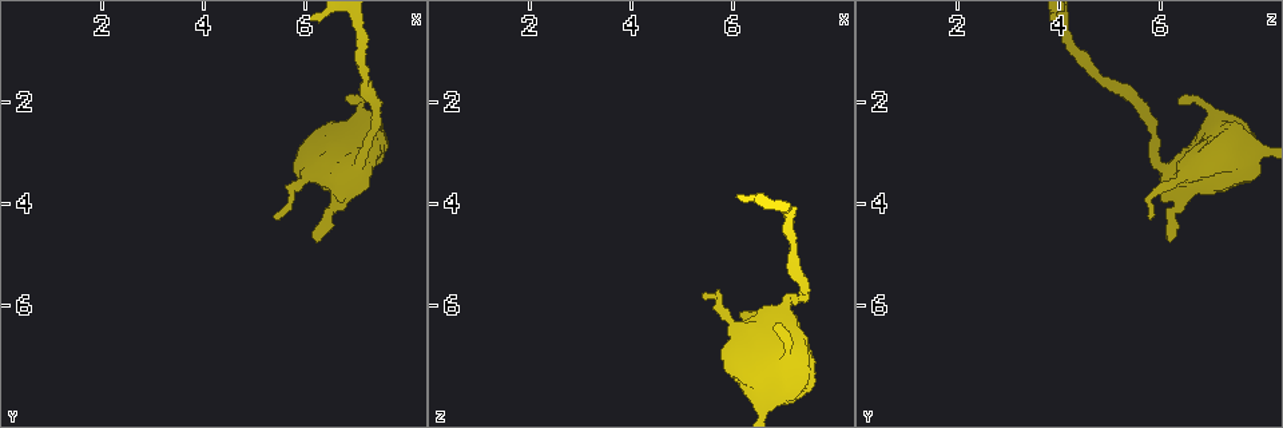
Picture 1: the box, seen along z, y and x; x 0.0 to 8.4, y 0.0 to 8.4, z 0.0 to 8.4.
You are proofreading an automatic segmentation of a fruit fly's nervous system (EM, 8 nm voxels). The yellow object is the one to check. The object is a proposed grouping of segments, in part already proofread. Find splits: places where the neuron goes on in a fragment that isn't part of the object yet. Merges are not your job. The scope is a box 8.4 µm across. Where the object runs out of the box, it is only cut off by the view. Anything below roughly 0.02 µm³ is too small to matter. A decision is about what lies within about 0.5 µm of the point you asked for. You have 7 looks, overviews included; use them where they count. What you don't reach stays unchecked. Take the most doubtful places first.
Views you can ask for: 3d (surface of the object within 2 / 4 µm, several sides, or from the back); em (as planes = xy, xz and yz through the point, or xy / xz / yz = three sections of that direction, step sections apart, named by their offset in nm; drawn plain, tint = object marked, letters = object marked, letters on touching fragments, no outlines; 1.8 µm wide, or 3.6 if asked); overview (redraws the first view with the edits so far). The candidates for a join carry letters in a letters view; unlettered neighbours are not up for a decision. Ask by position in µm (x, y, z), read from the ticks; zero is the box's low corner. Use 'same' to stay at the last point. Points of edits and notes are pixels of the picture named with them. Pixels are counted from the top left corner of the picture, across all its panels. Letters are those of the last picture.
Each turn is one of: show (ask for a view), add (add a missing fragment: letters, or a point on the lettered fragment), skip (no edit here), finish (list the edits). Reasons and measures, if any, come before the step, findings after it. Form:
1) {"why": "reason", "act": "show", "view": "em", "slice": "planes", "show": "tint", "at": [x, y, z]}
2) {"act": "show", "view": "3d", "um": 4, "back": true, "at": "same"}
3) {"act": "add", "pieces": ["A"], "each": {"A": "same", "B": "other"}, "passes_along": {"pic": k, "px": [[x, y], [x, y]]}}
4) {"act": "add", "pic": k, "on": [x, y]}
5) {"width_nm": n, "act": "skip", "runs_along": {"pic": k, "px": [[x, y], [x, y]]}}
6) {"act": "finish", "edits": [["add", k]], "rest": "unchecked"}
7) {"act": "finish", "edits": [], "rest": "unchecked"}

{"why": "an open end", "act": "show", "view": "em", "slice": "yz", "step": 4, "show": "letters", "at": [6.25, 4.75, 6.10]}

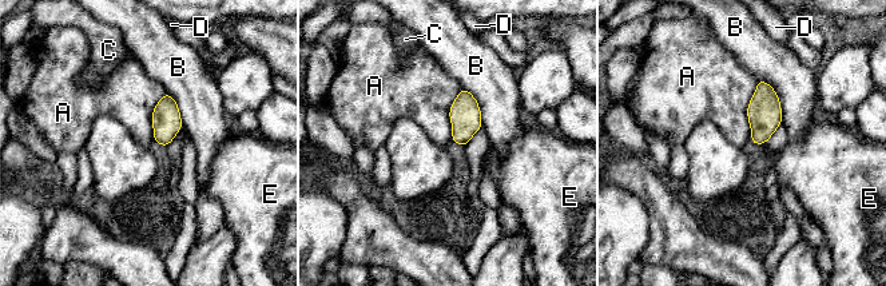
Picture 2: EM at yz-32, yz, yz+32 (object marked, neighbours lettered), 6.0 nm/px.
{"act": "show", "view": "em", "slice": "planes", "show": "letters", "at": "same"}

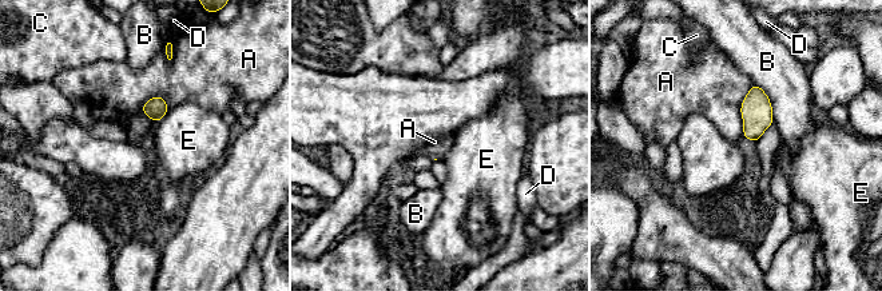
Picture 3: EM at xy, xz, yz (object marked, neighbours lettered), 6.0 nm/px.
{"act": "skip", "each": {"A": "other", "B": "other", "C": "other", "D": "other", "E": "other"}, "border": {"pic": 3, "px": [[753, 83], [741, 106], [742, 136]]}, "found": "no lettered fragment goes on from it"}

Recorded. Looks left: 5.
{"act": "show", "view": "3d", "um": 2, "at": [6.80, 1.95, 6.45]}

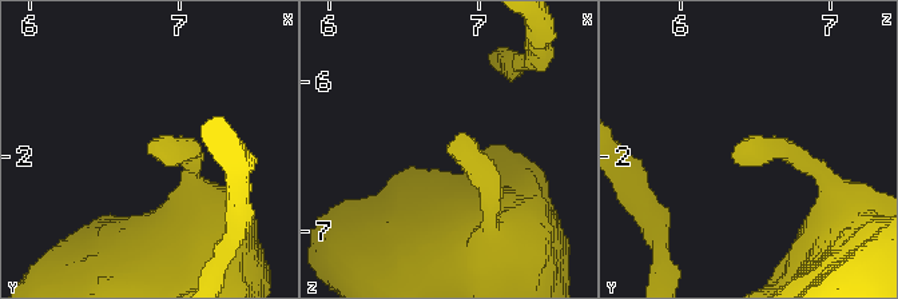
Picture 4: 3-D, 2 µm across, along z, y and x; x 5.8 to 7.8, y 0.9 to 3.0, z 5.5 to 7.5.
{"why": "need the tissue", "act": "show", "view": "em", "slice": "planes", "show": "letters", "at": [6.80, 1.94, 6.42]}

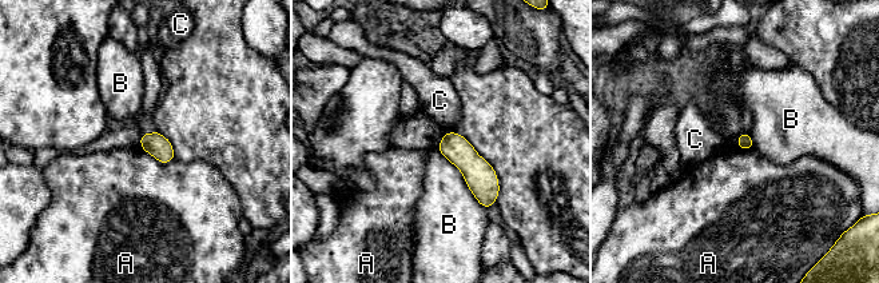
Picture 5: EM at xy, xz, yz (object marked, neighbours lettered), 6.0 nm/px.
{"width_nm": 100, "act": "skip", "each": {"A": "other", "B": "other", "C": "other"}, "border": {"pic": 5, "px": [[139, 147], [162, 163], [174, 159]]}, "found": "none of them fits"}

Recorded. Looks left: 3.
{"why": "calibre changes", "act": "show", "view": "em", "um": 3.6, "slice": "xz", "step": 4, "show": "tint", "at": [6.60, 3.00, 7.90]}

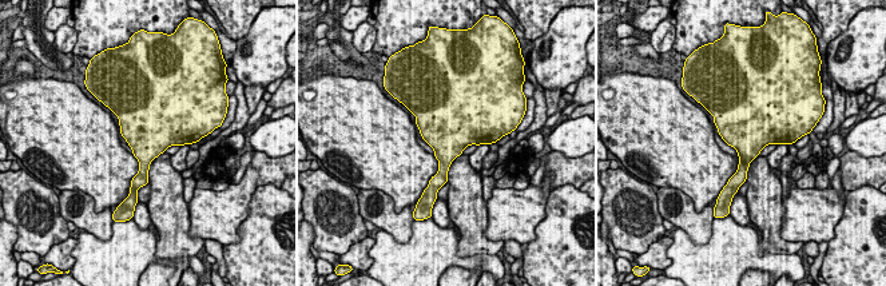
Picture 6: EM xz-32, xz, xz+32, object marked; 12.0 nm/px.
{"why": "cut it another way", "act": "show", "view": "em", "um": 3.6, "slice": "planes", "show": "tint", "at": "same"}

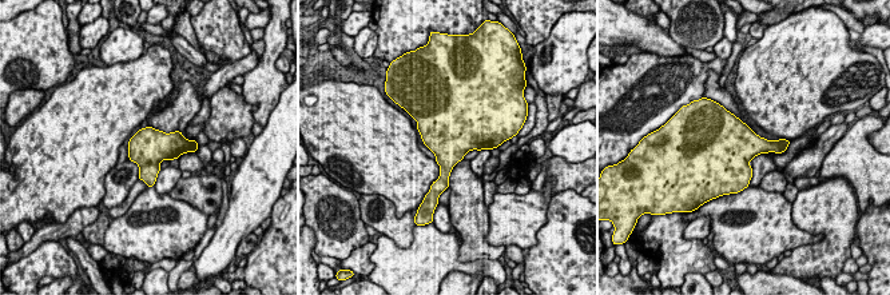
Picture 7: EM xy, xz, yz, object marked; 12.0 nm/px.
{"act": "show", "view": "em", "um": 3.6, "slice": "planes", "show": "letters", "at": "same"}

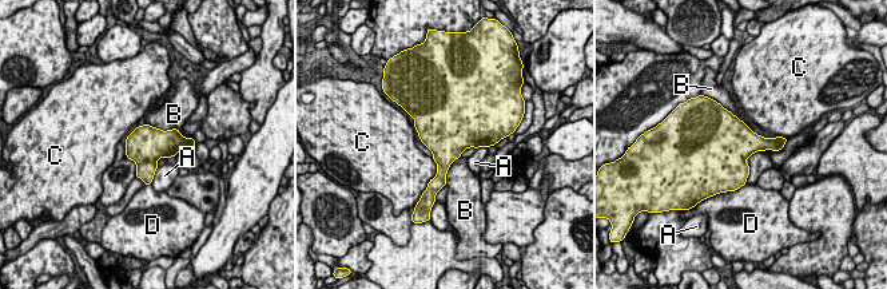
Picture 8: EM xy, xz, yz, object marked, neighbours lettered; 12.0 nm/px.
{"act": "skip", "each": {"A": "other", "B": "other", "C": "other", "D": "other"}, "border": {"pic": 8, "px": [[783, 146], [748, 157]]}, "found": "none of them fits"}

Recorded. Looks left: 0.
{"act": "finish", "edits": [], "rest": "unchecked"}

